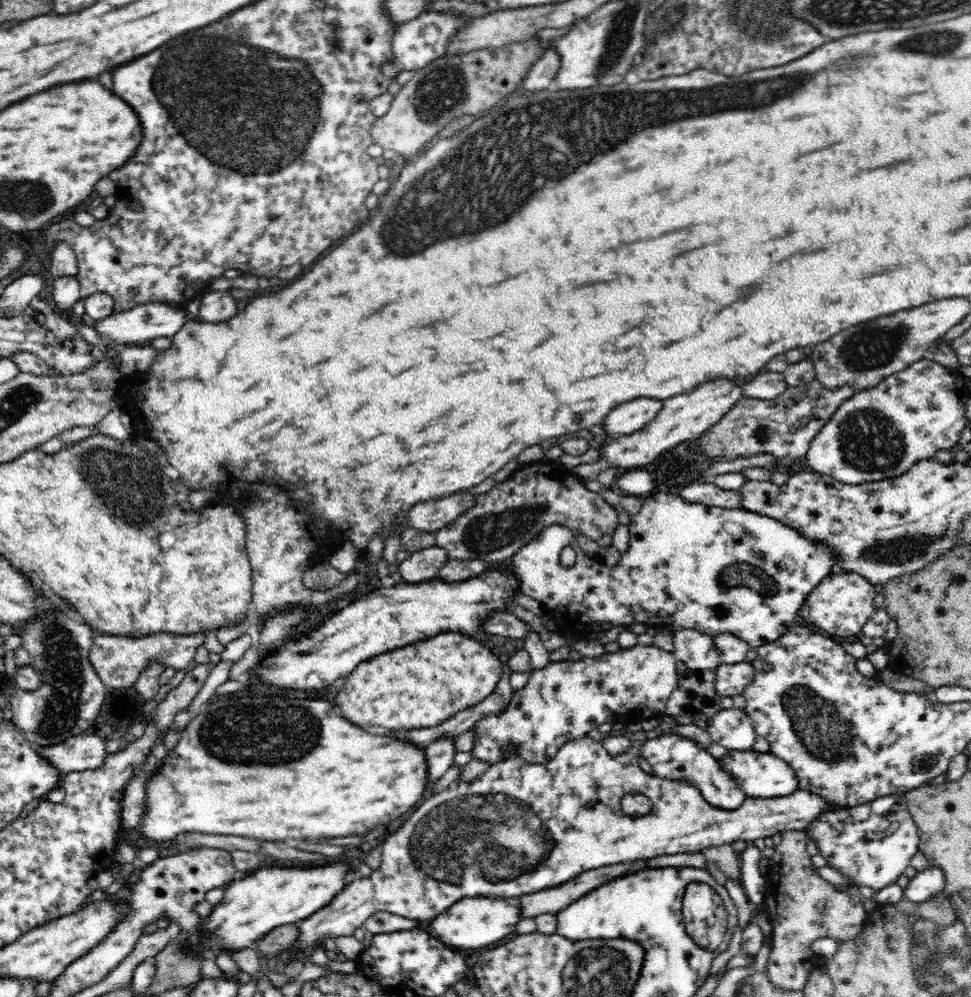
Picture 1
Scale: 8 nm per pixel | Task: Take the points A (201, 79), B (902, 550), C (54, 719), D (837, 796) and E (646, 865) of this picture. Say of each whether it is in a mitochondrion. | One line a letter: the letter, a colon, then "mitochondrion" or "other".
A: mitochondrion
B: mitochondrion
C: mitochondrion
D: other
E: other

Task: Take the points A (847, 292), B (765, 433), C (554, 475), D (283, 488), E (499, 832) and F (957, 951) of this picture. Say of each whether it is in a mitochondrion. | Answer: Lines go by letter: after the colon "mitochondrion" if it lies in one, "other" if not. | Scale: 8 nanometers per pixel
A: other
B: mitochondrion
C: other
D: other
E: mitochondrion
F: mitochondrion

